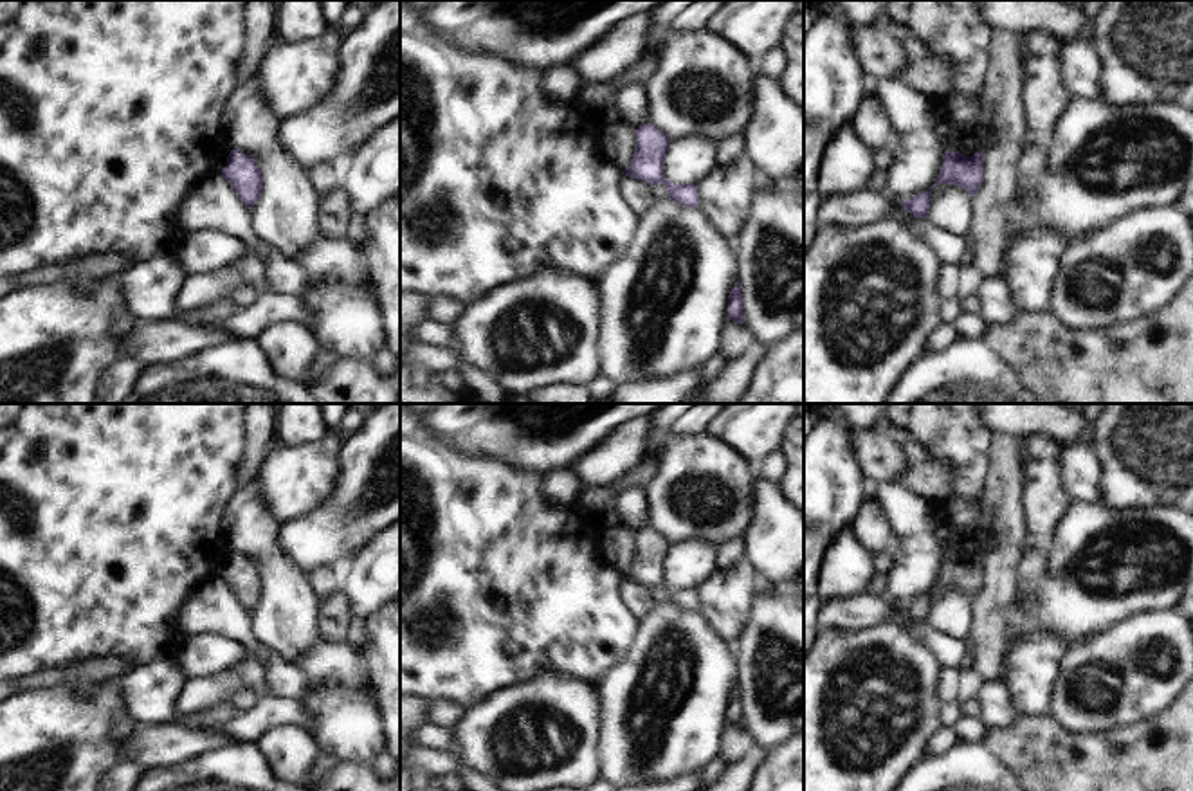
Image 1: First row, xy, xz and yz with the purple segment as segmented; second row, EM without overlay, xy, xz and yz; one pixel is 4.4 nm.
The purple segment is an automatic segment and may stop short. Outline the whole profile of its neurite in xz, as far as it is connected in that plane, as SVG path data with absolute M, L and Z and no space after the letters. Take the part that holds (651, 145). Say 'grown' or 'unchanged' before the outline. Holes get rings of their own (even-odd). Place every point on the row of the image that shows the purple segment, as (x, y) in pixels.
unchanged | M652 123L638 126L634 135L636 150L631 166L624 171L625 177L643 180L649 186L665 184L669 198L681 202L685 207L697 207L699 187L694 184L672 184L663 173L663 160L670 148L670 139Z

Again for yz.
unchanged | M944 151L944 162L939 169L935 184L914 195L908 200L903 200L901 205L914 216L914 218L928 218L932 191L939 184L953 184L966 189L971 198L980 189L984 182L984 151L977 151L971 157L966 157L961 151Z

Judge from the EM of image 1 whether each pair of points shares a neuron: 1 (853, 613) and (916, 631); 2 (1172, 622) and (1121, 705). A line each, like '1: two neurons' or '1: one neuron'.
1: one neuron
2: one neuron

